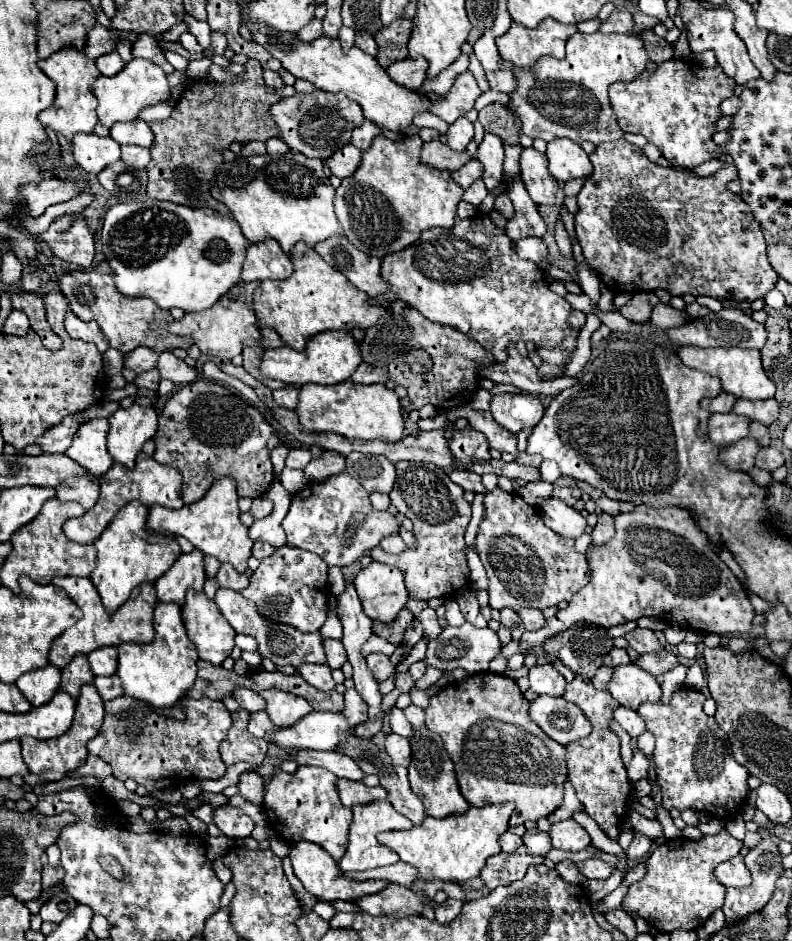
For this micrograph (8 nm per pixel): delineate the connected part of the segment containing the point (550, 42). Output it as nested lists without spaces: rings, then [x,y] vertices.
[[[546,18],[538,28],[524,28],[512,22],[510,30],[496,40],[498,52],[516,68],[530,70],[542,56],[564,58],[566,40],[576,34],[576,26],[566,26],[554,18]]]

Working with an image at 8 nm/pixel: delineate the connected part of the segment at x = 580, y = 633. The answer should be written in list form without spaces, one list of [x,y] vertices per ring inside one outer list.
[[[580,624],[548,638],[542,648],[548,658],[558,658],[574,674],[592,678],[602,666],[600,658],[612,650],[612,638],[608,638],[606,628]]]

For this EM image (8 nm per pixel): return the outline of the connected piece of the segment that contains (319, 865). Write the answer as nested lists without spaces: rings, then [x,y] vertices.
[[[296,842],[296,844],[292,844],[292,848],[290,848],[290,860],[292,860],[292,868],[294,868],[296,878],[304,884],[304,888],[310,894],[314,894],[320,900],[350,900],[350,902],[354,902],[354,900],[358,900],[362,896],[376,894],[376,892],[384,890],[386,884],[388,884],[386,880],[356,882],[356,880],[344,878],[342,872],[340,872],[340,868],[338,868],[338,864],[332,860],[332,856],[324,848],[316,846],[312,842]]]

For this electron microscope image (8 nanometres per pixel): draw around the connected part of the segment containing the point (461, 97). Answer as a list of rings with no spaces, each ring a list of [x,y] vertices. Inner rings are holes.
[[[462,72],[454,80],[450,92],[438,104],[434,104],[430,112],[436,116],[456,116],[456,118],[441,118],[450,125],[460,116],[464,116],[468,110],[474,108],[474,102],[480,94],[482,92],[480,92],[474,76],[470,72]]]

